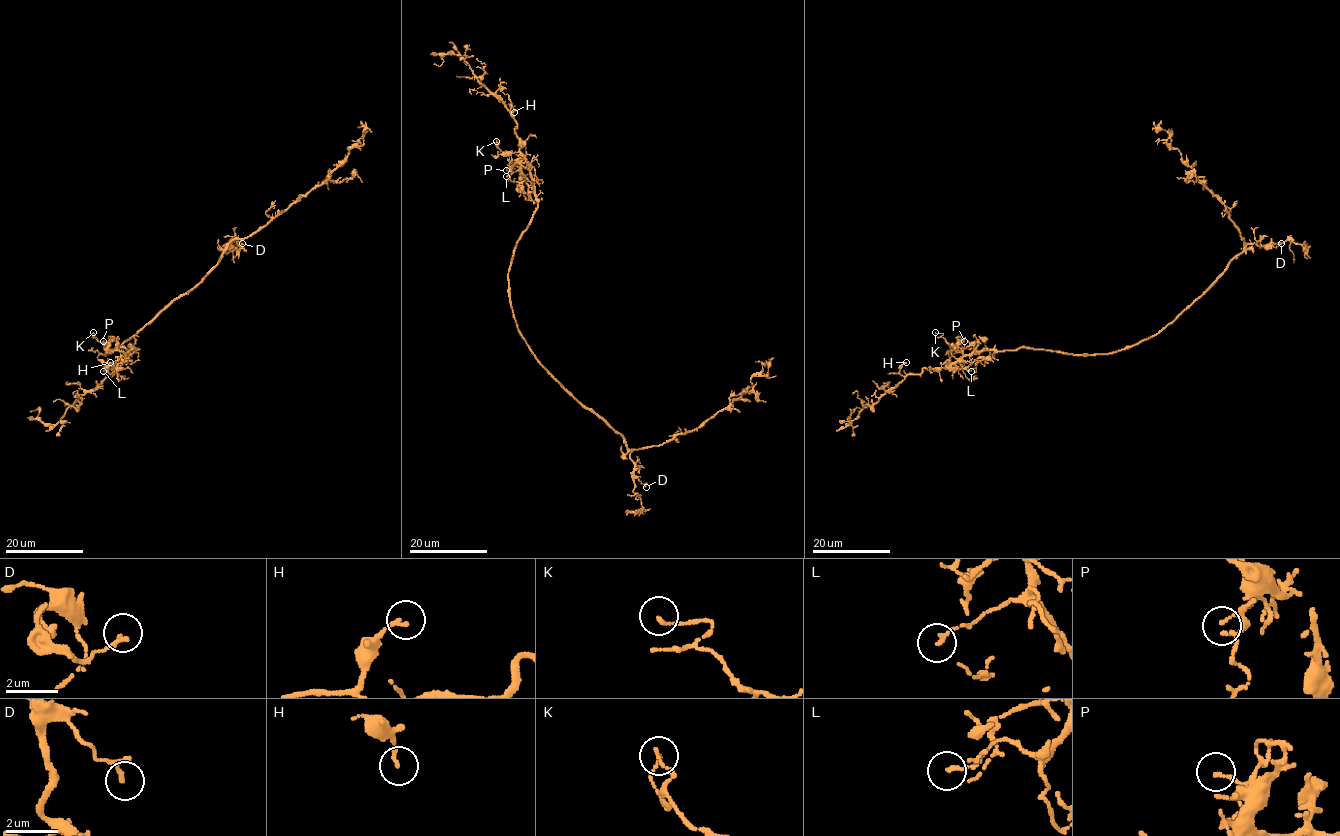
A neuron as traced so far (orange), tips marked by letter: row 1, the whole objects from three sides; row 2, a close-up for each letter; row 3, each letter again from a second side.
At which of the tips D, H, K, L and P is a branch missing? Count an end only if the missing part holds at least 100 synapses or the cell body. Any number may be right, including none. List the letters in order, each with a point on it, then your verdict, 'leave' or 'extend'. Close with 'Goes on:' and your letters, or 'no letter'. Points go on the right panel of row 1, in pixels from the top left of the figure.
D: at (1281, 243); leave
H: at (906, 362); leave
K: at (935, 332); leave
L: at (971, 371); leave
P: at (964, 341); leave
Goes on: no letter

